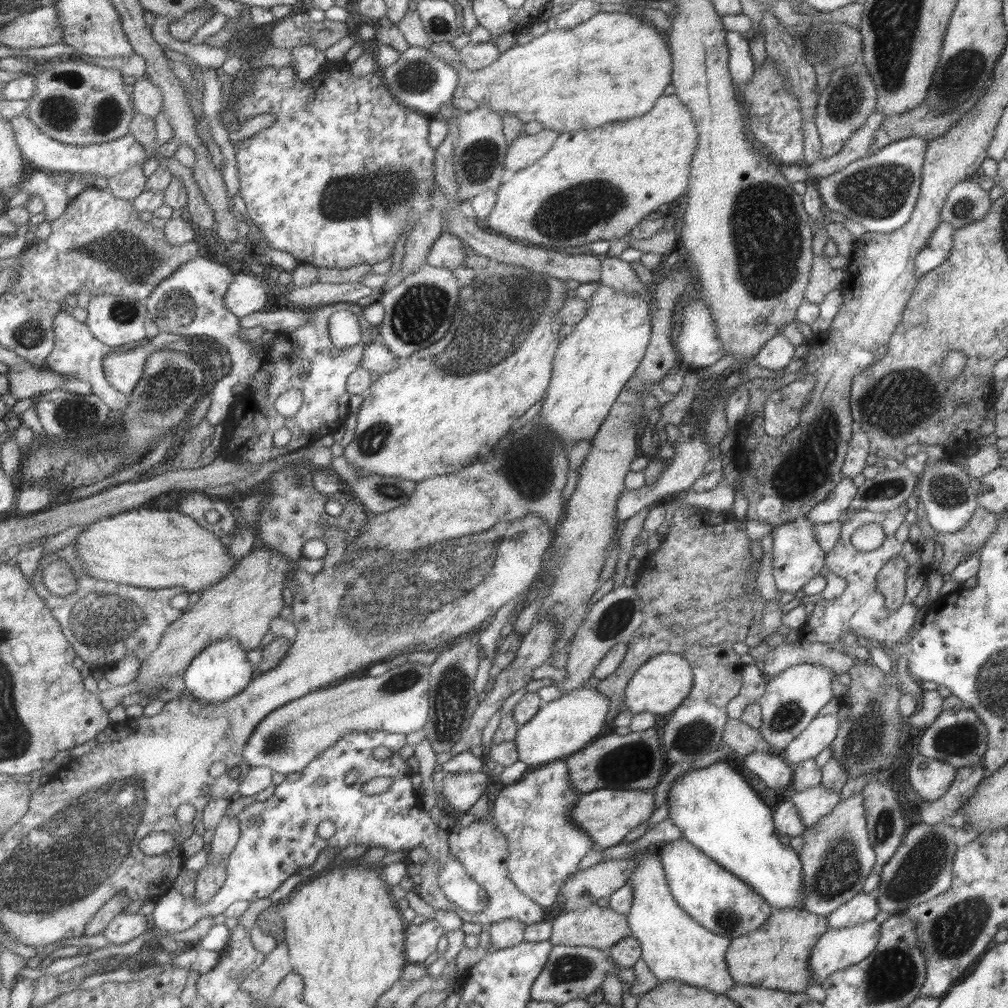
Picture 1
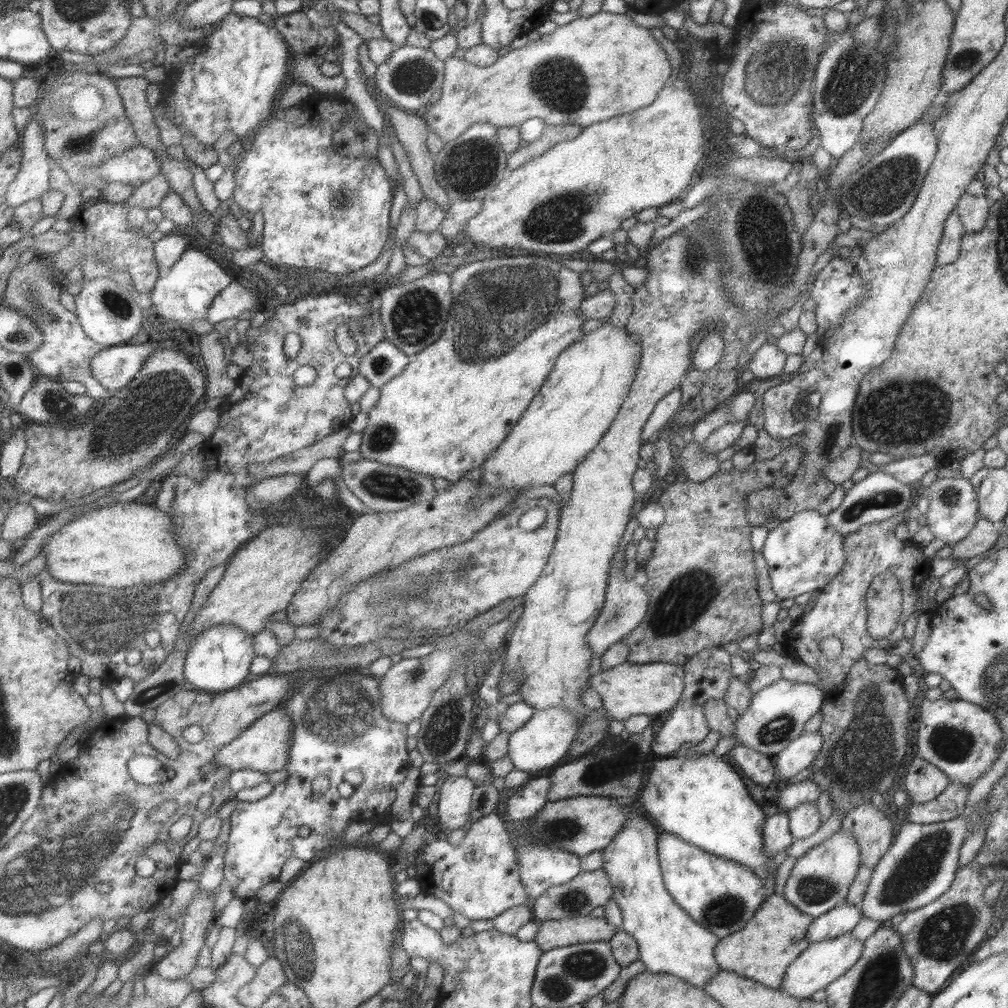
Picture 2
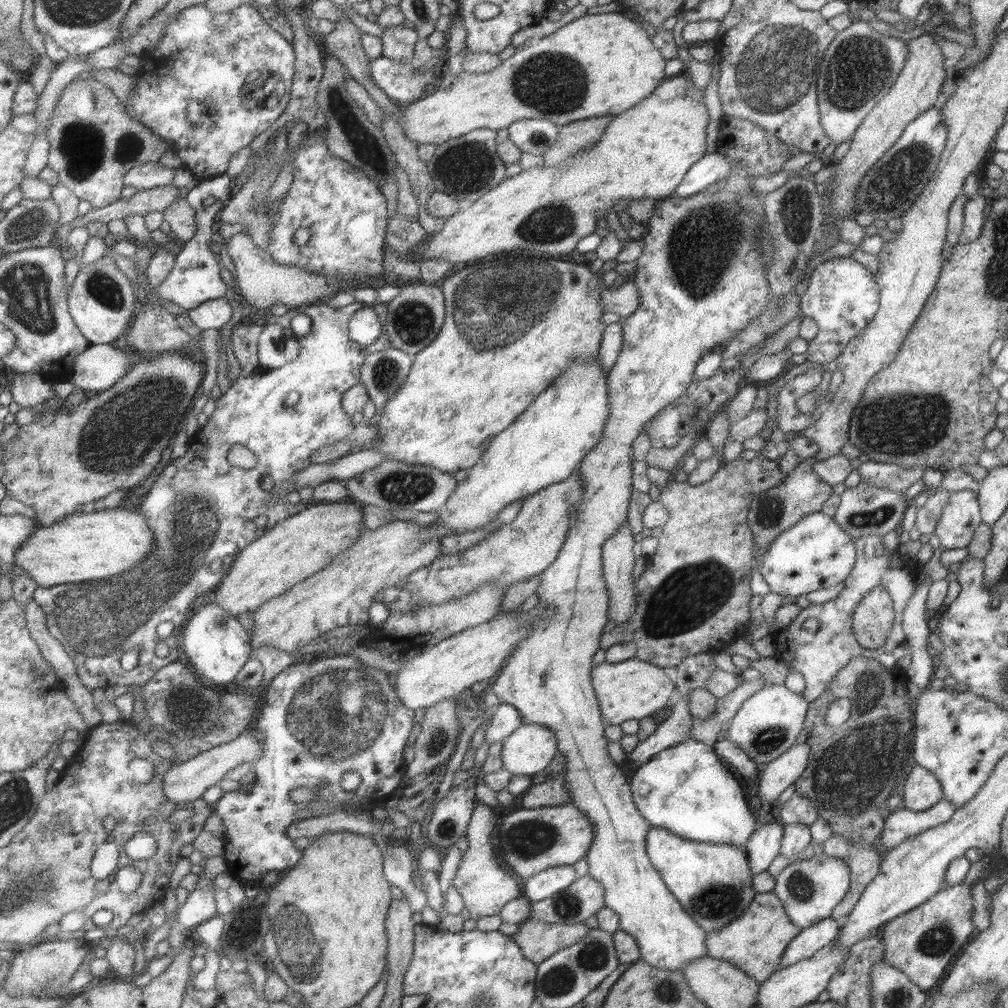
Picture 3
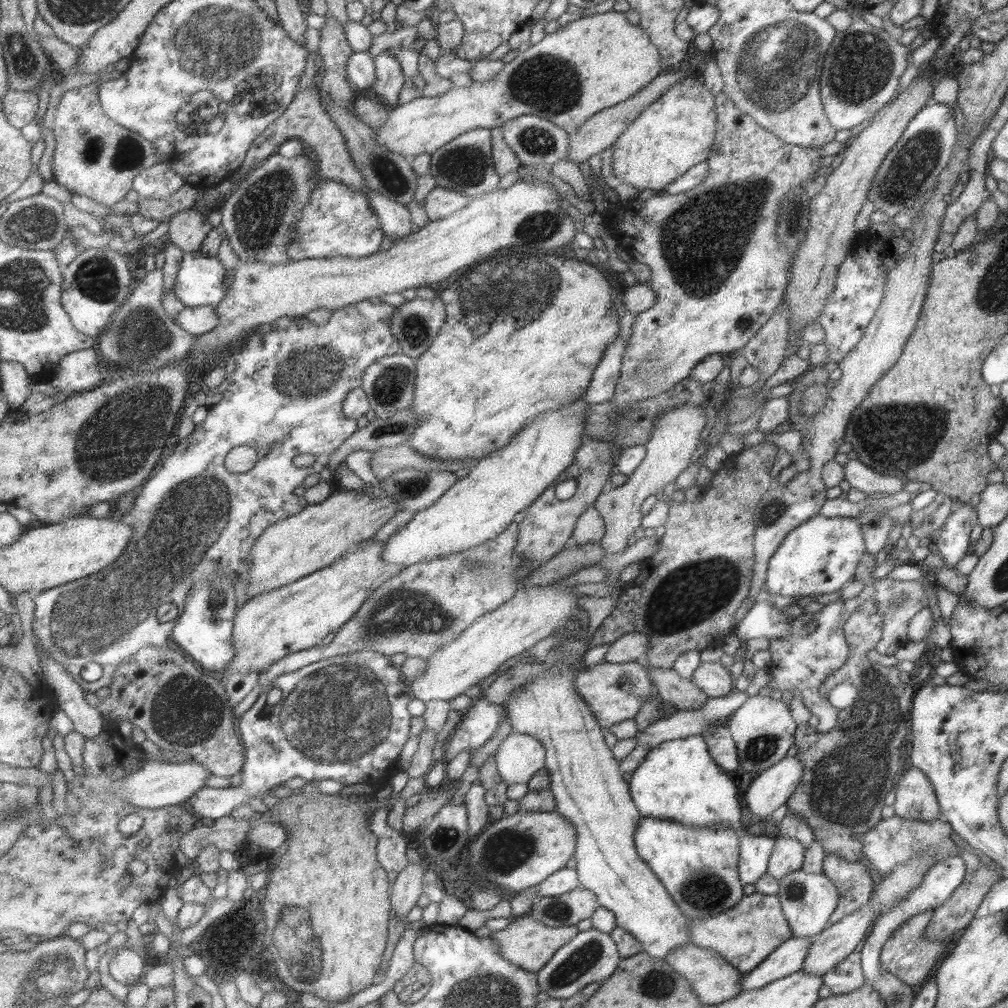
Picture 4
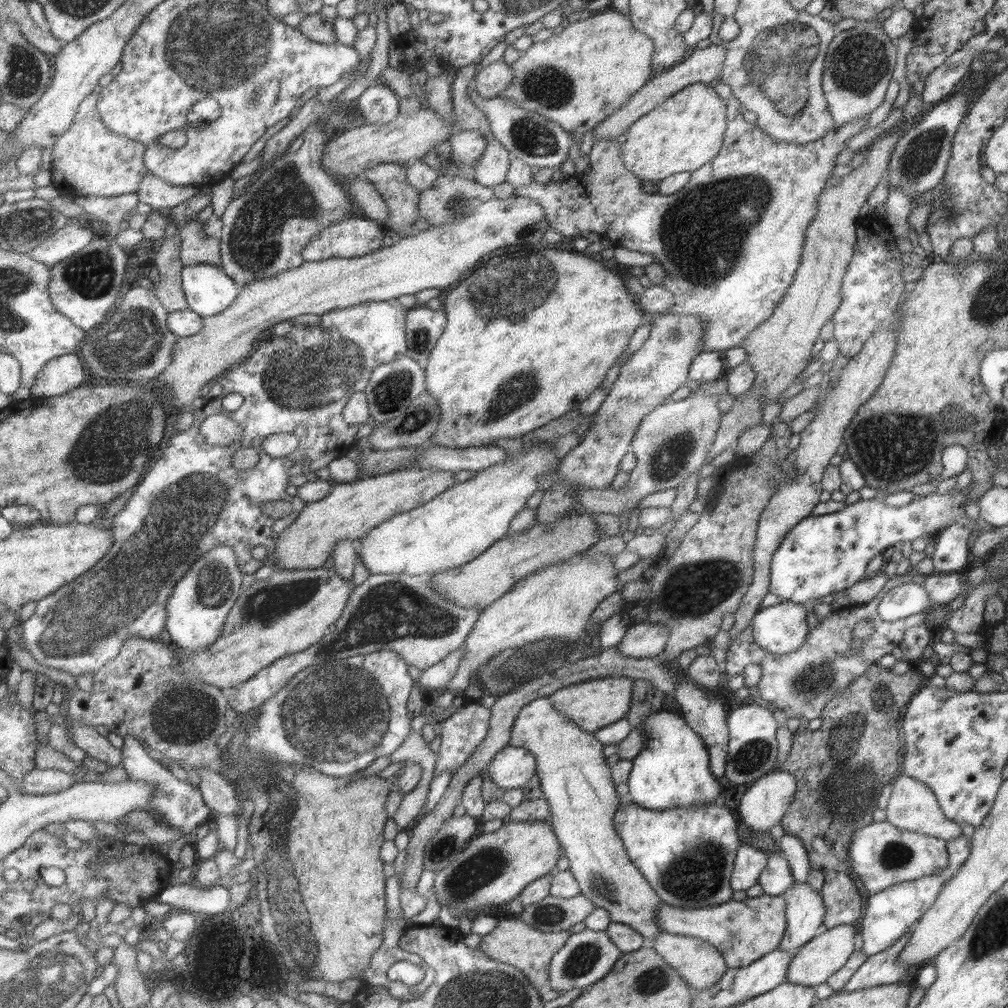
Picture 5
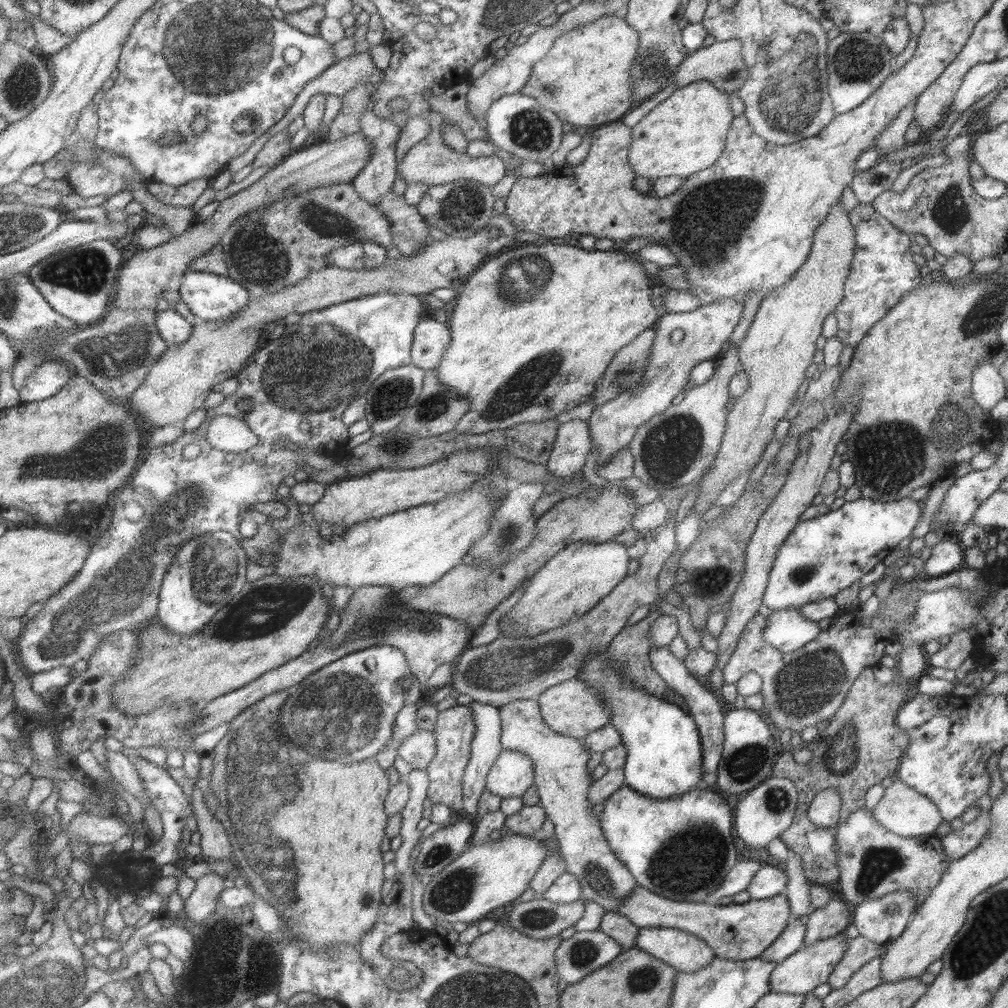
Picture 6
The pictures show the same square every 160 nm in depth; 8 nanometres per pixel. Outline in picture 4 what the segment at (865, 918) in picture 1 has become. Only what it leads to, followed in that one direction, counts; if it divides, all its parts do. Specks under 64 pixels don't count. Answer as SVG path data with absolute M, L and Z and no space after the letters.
M789 938L785 943L779 944L759 964L749 972L740 973L738 988L741 991L757 990L774 980L789 976L800 970L803 959L812 938Z

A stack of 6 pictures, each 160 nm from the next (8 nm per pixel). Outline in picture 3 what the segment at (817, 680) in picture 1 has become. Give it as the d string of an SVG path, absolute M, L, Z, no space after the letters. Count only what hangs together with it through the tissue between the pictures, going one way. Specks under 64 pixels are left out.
M784 684L763 686L741 703L729 721L728 733L724 737L737 744L762 767L795 743L803 728L808 704L800 694L793 694Z

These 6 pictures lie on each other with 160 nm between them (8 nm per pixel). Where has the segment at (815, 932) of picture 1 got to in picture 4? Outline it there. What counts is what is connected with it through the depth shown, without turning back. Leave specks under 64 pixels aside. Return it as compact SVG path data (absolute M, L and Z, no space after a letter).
M757 892L743 896L736 906L715 916L689 919L689 941L699 948L718 952L740 973L755 968L779 944L791 938L791 930L781 911L779 898L775 894L765 896Z

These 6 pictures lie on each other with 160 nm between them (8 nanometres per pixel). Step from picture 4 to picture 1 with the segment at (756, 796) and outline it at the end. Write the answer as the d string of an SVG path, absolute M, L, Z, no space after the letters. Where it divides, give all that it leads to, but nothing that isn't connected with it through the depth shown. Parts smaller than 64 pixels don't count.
M837 714L815 717L793 740L789 741L780 755L789 765L814 758L831 744L840 726Z

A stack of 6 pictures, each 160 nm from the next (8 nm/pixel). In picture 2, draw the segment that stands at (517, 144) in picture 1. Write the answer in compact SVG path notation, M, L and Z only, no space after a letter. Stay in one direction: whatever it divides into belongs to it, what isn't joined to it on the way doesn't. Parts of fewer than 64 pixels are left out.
M576 124L548 125L535 142L529 142L525 147L518 148L513 154L508 155L506 160L508 171L514 171L518 166L541 156L554 144L573 140L583 129L584 126Z

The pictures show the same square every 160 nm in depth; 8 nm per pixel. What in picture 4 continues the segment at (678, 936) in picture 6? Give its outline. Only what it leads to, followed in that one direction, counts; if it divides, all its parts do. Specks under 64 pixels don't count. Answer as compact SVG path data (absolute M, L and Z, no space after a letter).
M692 943L683 944L683 946L677 946L677 948L667 951L663 959L675 972L687 980L702 1005L721 1004L725 1000L735 998L741 992L738 988L740 972L733 968L718 952L699 948Z

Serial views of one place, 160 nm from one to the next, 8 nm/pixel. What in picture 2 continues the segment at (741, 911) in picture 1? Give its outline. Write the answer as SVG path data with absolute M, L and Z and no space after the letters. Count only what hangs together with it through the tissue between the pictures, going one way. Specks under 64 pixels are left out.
M660 831L656 845L667 893L691 919L718 939L741 930L769 895L763 889L762 880L743 864L709 854L678 836Z

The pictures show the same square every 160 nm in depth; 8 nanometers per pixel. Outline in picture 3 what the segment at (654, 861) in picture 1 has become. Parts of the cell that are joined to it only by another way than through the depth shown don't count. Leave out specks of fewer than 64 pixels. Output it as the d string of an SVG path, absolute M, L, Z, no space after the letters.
M723 114L720 117L718 125L716 151L719 154L722 154L727 160L730 160L730 162L738 162L738 167L721 180L717 179L717 182L709 184L707 188L701 190L701 192L697 192L694 196L671 196L655 200L651 216L646 221L641 222L641 224L646 225L646 233L641 238L643 240L643 247L639 257L636 259L636 273L632 277L640 294L639 306L634 310L634 312L622 320L622 347L620 348L613 368L611 368L611 370L606 374L609 416L607 416L607 420L605 420L605 428L603 428L603 432L600 434L599 442L595 444L595 447L590 452L587 452L587 456L583 458L583 461L578 466L584 489L582 496L580 496L580 503L576 506L575 523L573 526L569 526L567 537L563 541L555 560L540 574L540 583L535 593L539 596L539 603L543 602L543 604L547 606L546 613L542 613L541 615L532 618L532 630L530 630L522 642L516 646L516 649L512 652L511 657L508 657L506 663L501 668L501 671L499 671L490 681L490 691L495 694L501 703L514 706L516 712L519 713L522 723L538 724L539 726L550 728L550 731L554 734L556 740L556 754L560 754L564 758L564 768L562 771L563 788L567 791L570 803L575 806L579 812L582 812L582 814L585 815L585 818L592 826L592 839L589 848L584 854L584 857L587 858L587 875L603 887L604 906L611 909L611 911L615 912L615 915L617 915L619 929L623 930L623 932L635 940L635 944L637 944L637 948L640 952L640 958L647 962L647 964L650 964L655 969L666 968L667 970L681 972L682 968L690 960L693 960L695 957L707 955L707 949L705 949L706 933L699 928L696 922L689 917L683 909L681 909L679 902L673 898L671 892L669 892L665 887L663 880L661 880L659 874L655 869L653 869L653 865L651 865L651 862L649 861L644 842L647 829L651 826L641 816L641 813L636 809L636 806L632 801L630 784L628 783L627 777L625 777L624 769L616 766L609 755L607 755L608 741L603 737L603 729L605 726L601 724L598 700L595 696L593 687L591 686L590 672L593 670L593 667L591 666L593 654L595 654L595 651L600 648L599 637L602 633L602 628L608 621L609 597L602 575L601 547L603 542L605 542L607 538L613 536L615 532L617 532L617 528L619 528L623 522L627 521L629 493L633 490L631 482L633 468L631 447L633 439L642 432L643 426L646 423L651 421L663 408L666 408L671 404L671 402L674 402L679 398L679 396L681 396L681 394L687 389L687 386L693 380L694 368L697 361L706 354L706 352L713 350L713 348L717 348L717 346L722 348L728 340L731 340L733 336L737 336L747 326L747 323L752 318L755 318L758 314L763 312L768 300L770 300L771 292L769 285L767 284L768 280L766 279L766 270L764 269L764 264L760 259L760 252L758 251L758 234L760 234L760 228L758 226L762 226L762 224L766 222L766 219L764 218L764 210L761 204L762 195L754 193L749 188L749 181L751 181L753 176L767 177L779 172L781 166L785 164L785 161L789 160L792 156L789 151L790 145L781 142L781 140L779 140L775 135L768 133L764 128L759 128L759 125L755 124L753 121L743 120L736 116Z

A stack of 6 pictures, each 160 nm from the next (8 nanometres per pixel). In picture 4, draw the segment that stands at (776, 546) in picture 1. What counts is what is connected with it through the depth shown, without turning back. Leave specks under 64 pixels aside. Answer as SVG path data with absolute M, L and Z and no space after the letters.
M817 514L788 533L768 560L765 586L770 594L802 598L835 592L854 579L864 549L859 524L851 517L826 518Z

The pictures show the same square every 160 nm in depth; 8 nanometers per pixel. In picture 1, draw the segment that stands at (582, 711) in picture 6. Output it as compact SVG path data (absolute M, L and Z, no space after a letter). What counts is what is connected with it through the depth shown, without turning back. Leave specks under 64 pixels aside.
M661 652L654 655L629 677L624 688L624 704L632 714L667 714L681 704L692 687L692 673L683 655Z

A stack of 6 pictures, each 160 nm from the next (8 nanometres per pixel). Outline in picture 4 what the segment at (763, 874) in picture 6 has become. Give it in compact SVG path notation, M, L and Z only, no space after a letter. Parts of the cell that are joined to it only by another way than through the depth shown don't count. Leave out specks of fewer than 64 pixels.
M775 835L767 865L767 875L779 882L785 875L801 869L804 852L805 850L796 838Z

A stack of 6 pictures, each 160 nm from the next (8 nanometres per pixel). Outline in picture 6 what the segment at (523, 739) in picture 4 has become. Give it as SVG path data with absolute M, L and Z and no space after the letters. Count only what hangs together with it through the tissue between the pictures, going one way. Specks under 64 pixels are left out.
M502 750L486 776L485 790L500 796L520 797L534 784L531 760L521 752Z

